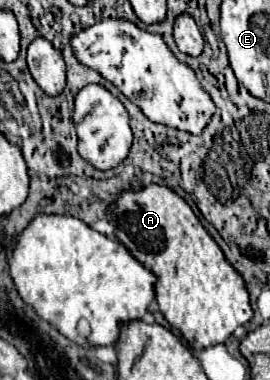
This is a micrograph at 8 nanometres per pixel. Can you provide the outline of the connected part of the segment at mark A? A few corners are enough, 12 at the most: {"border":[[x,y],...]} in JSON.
{"border":[[125,191],[115,237],[195,351],[251,321],[245,279],[177,193]]}

